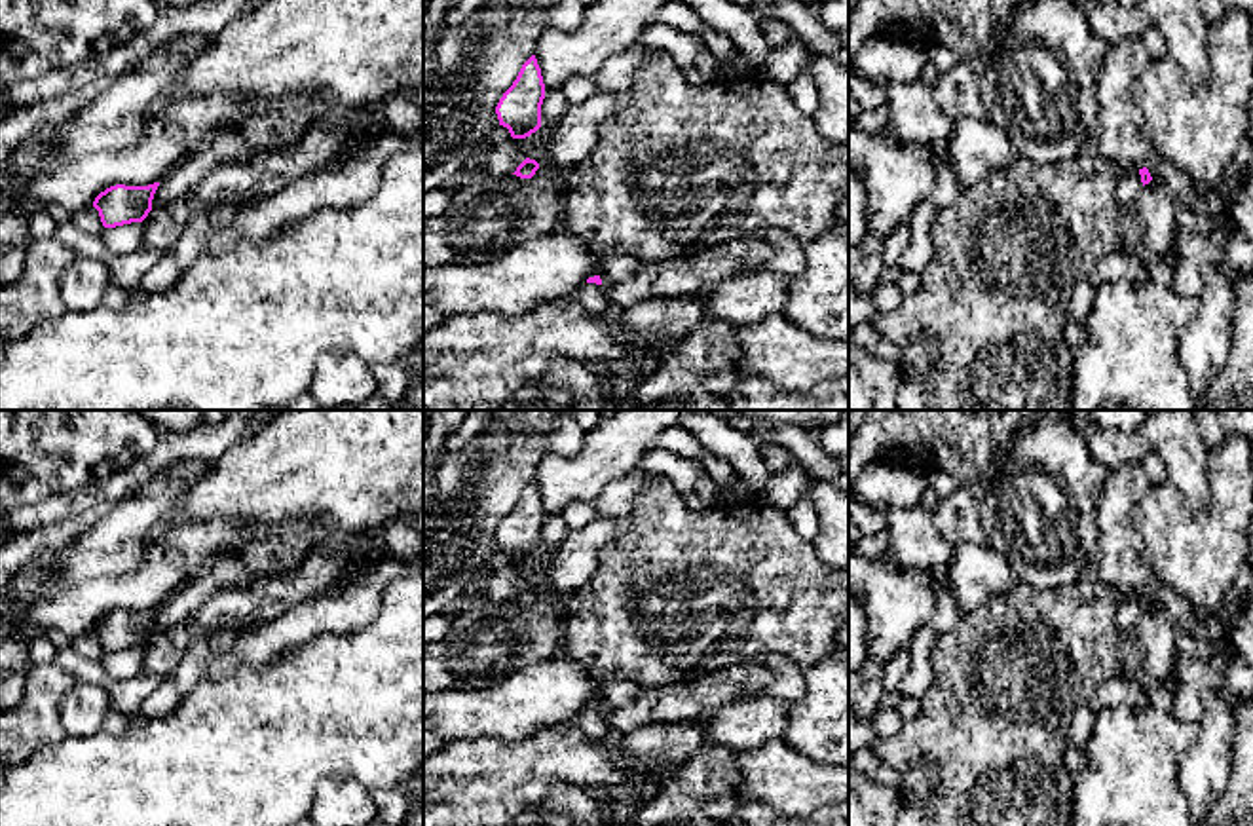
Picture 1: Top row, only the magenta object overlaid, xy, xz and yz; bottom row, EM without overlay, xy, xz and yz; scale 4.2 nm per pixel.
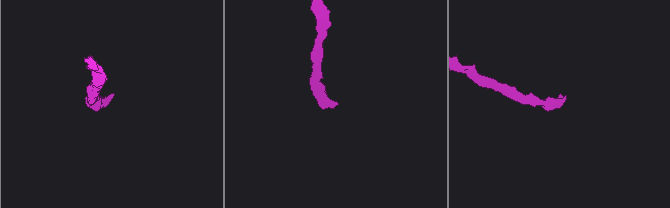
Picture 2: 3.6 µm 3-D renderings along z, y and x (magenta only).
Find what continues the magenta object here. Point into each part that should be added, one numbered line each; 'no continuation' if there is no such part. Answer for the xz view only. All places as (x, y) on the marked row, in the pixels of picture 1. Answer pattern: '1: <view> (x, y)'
1: xz (591, 297)

